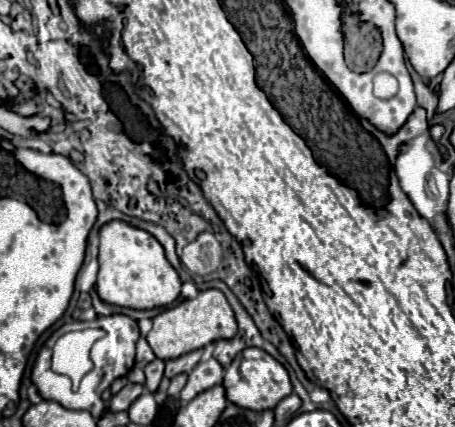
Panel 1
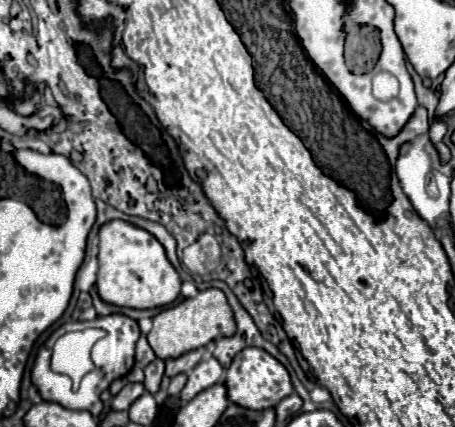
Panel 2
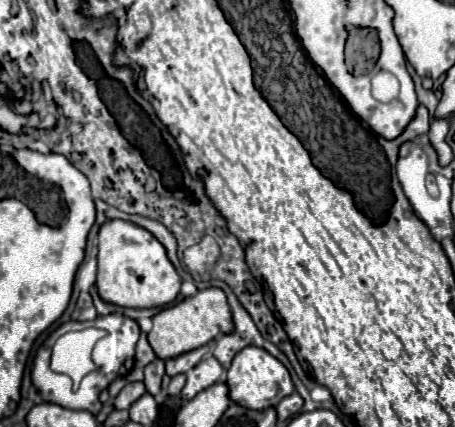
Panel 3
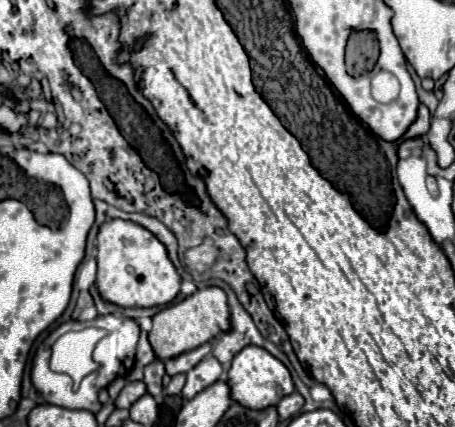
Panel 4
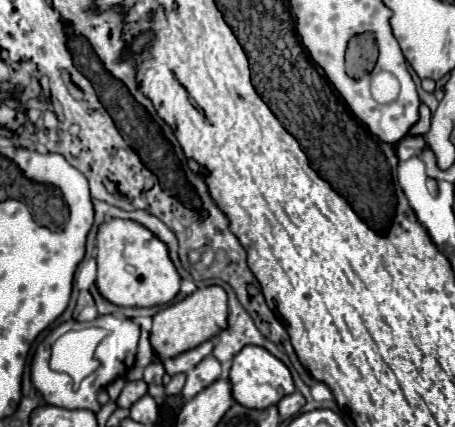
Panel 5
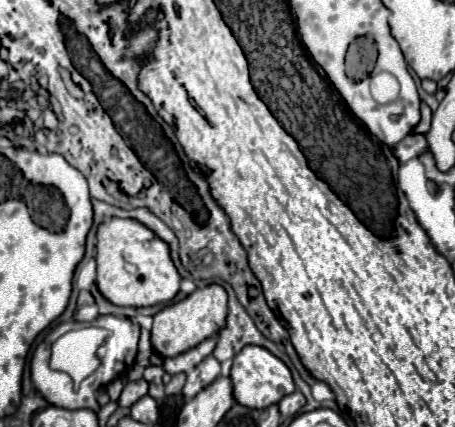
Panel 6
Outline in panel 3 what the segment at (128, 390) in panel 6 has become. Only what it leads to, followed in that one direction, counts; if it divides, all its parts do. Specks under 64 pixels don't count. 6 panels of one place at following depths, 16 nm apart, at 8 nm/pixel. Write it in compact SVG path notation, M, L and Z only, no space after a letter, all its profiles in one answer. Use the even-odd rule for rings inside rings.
M128 382L122 392L114 398L114 408L122 410L122 408L130 408L142 394L146 392L144 384L142 382Z

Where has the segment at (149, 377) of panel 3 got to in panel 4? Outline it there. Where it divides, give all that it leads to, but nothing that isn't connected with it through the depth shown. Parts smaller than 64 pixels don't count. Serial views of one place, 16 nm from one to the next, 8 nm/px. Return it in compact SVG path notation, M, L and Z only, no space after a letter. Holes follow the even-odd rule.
M154 360L144 368L144 382L148 388L148 394L158 398L162 396L162 376L164 376L164 364L162 360Z

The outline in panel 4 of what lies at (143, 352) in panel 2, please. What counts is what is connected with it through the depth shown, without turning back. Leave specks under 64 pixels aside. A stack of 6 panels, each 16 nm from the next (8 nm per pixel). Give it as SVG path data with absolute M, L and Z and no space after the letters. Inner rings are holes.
M148 332L140 334L140 342L138 342L138 352L136 352L136 366L144 368L154 360L154 350L148 342Z

